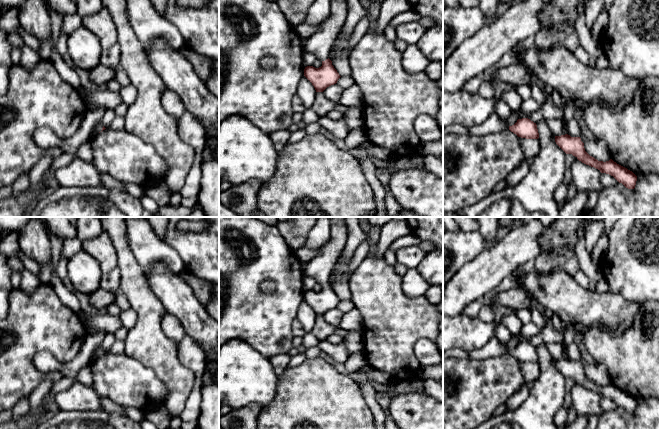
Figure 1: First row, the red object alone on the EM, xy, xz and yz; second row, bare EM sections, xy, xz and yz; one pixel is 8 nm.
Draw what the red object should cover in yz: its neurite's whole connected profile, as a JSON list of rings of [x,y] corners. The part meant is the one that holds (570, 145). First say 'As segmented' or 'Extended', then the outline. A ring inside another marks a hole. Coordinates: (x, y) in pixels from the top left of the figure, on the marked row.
As segmented. [[[568,134],[555,136],[556,144],[566,153],[572,154],[582,163],[598,169],[601,173],[613,176],[619,183],[628,189],[634,189],[637,176],[627,168],[617,164],[612,159],[603,162],[590,156],[584,148],[580,137],[571,137]]]

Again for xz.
Extended. [[[331,0],[331,14],[321,23],[318,31],[308,38],[304,50],[312,53],[322,61],[322,66],[307,66],[304,76],[312,83],[316,92],[323,92],[327,87],[337,83],[341,77],[329,59],[334,40],[341,32],[347,17],[345,0]]]

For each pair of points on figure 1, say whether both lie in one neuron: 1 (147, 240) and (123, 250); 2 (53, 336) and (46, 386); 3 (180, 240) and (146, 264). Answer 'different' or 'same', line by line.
1: different
2: different
3: different

